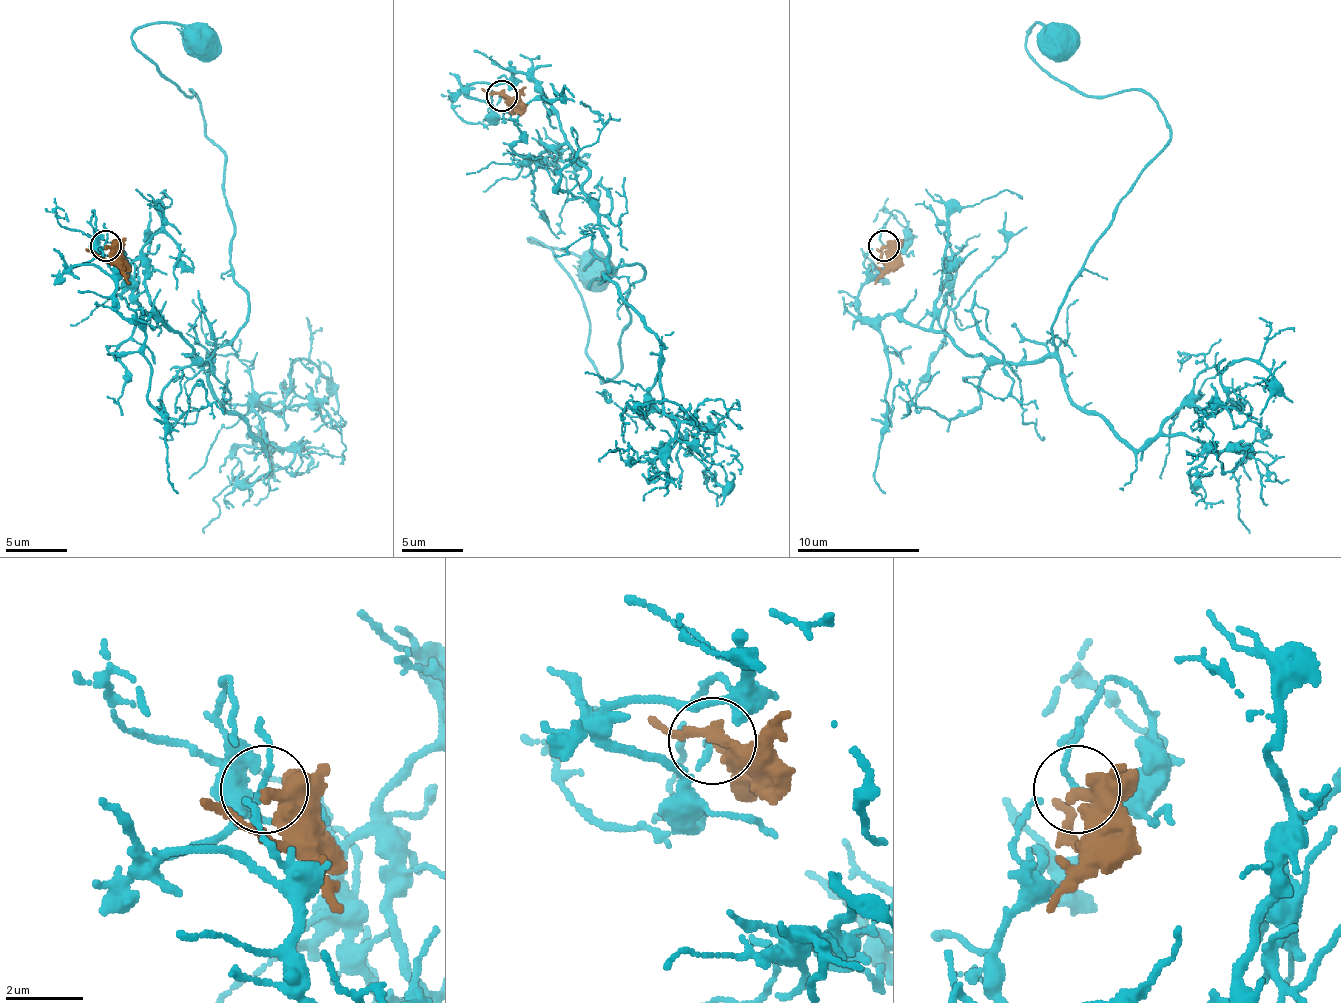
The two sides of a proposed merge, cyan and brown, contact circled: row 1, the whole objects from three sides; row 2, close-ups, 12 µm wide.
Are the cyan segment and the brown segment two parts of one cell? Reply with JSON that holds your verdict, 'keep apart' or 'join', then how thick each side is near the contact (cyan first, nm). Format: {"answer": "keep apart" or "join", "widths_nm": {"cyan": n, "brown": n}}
{"answer": "keep apart", "widths_nm": {"cyan": 110, "brown": 400}}

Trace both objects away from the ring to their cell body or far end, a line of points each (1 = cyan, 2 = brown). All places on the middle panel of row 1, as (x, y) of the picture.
1: (502, 95), (468, 89), (524, 73), (607, 261), (644, 277), (601, 382), (573, 277), (527, 237), (598, 267)
2: (502, 95), (514, 98), (527, 86)

